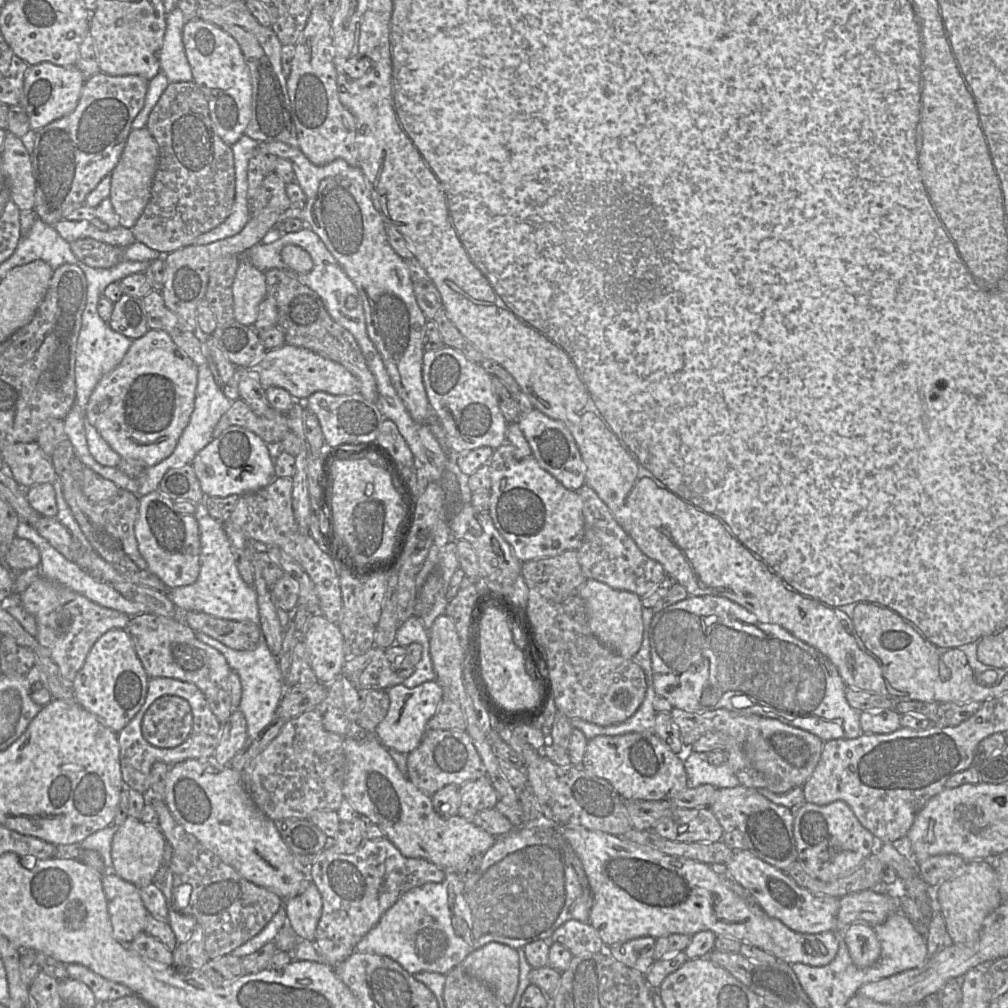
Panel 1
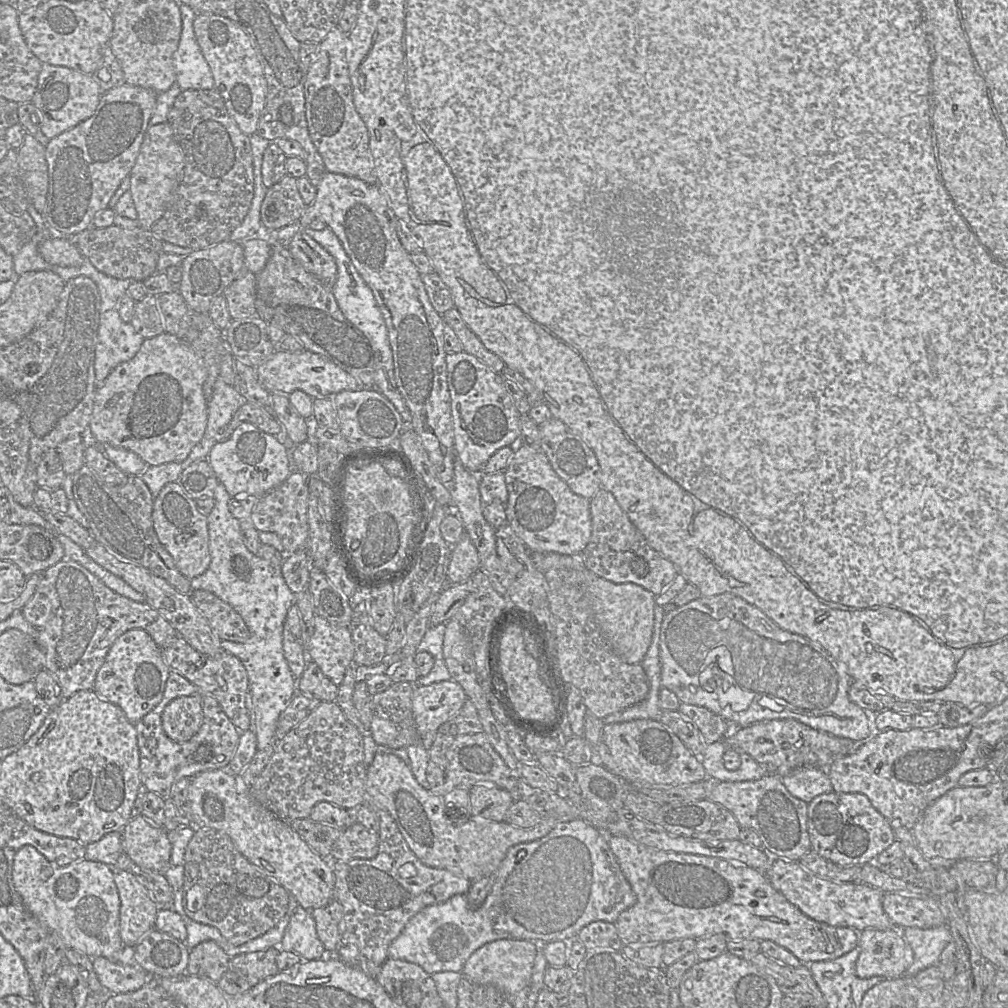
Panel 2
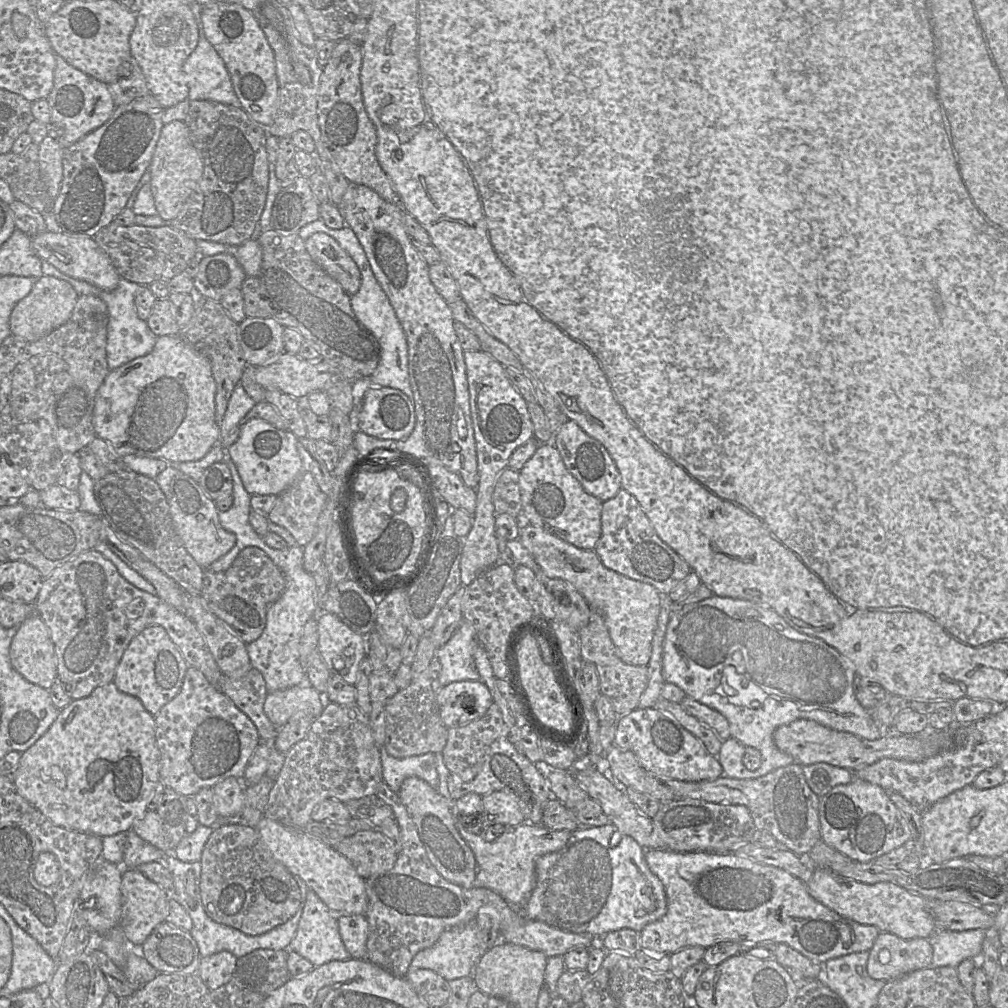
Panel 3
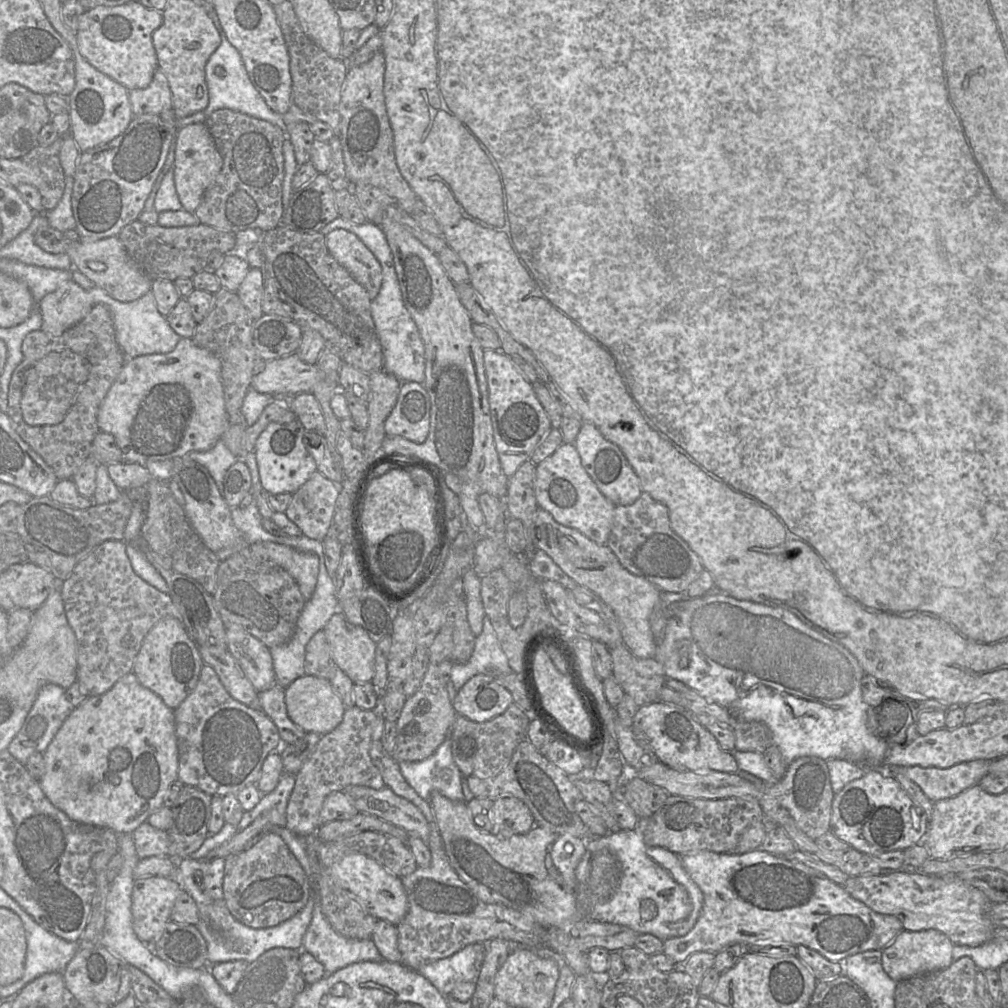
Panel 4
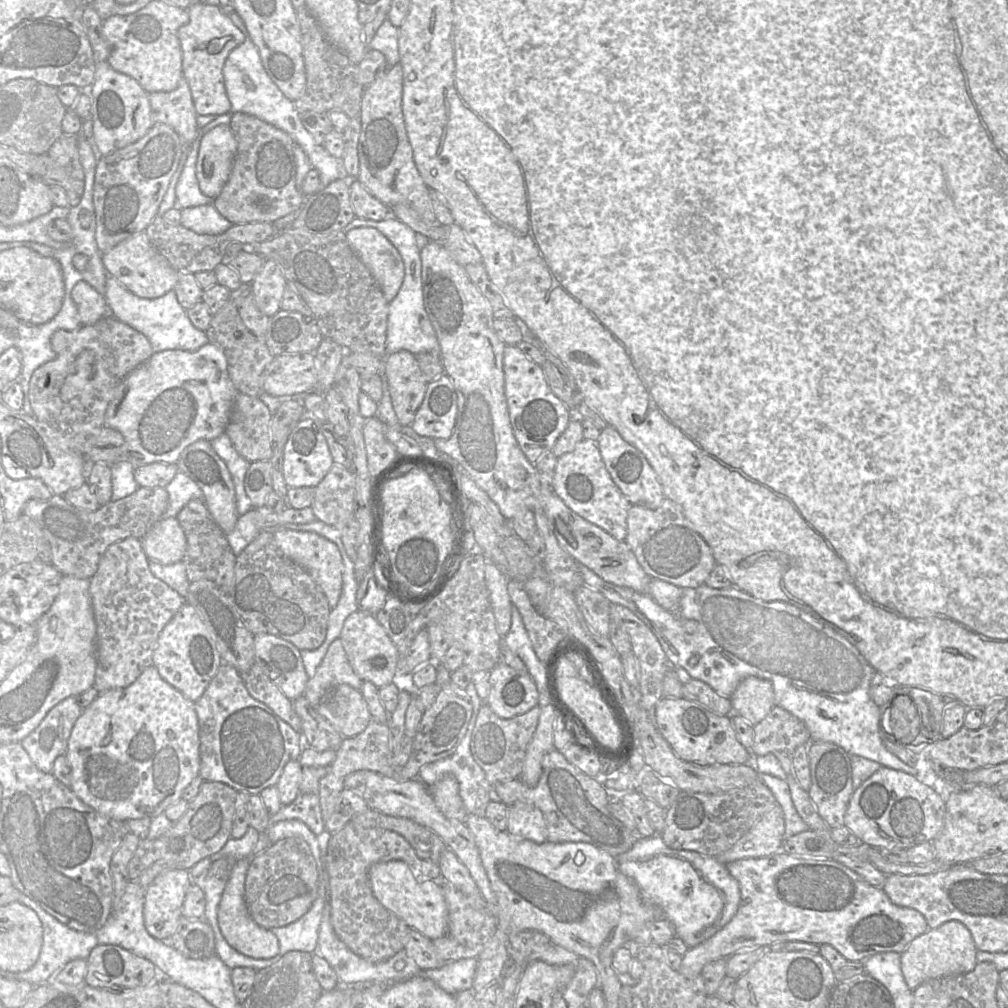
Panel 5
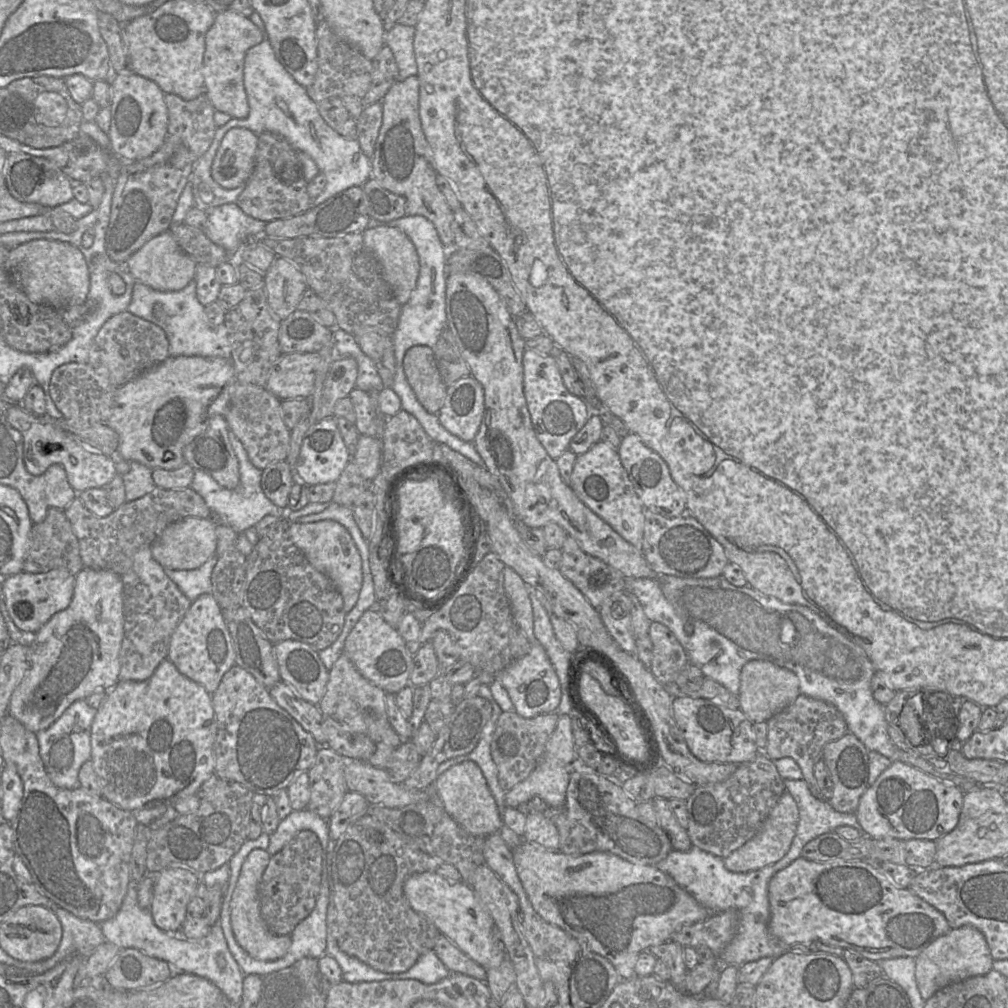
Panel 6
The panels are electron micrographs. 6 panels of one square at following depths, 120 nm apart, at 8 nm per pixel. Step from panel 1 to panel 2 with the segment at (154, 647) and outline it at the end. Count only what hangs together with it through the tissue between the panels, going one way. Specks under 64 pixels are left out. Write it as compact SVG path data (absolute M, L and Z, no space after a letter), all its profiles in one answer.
M183 638L174 643L162 645L160 648L171 672L182 675L213 696L237 729L245 731L251 728L251 714L246 707L246 694L249 690L248 674L236 656L226 651L216 656L206 656L190 646Z

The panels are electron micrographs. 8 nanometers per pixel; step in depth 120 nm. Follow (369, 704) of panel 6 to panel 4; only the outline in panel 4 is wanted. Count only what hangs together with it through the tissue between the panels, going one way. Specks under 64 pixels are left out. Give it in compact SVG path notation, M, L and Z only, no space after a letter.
M324 630L317 631L305 648L305 675L331 679L337 670Z

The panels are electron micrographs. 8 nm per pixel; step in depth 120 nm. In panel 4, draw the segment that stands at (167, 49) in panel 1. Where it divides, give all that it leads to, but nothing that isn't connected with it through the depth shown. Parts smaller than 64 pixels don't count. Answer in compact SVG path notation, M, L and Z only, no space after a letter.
M223 38L221 44L210 56L205 66L205 81L208 88L209 103L203 111L209 116L218 109L230 109L246 114L278 126L286 135L288 125L283 120L283 114L273 111L260 93L252 85L238 51Z

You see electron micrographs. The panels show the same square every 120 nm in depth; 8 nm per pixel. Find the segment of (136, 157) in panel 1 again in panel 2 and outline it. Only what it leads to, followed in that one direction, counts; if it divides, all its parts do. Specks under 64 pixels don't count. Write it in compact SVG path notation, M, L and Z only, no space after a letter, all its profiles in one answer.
M165 122L150 126L145 134L135 165L127 178L129 192L138 213L137 220L143 225L140 229L150 229L164 215L179 183L183 165L183 151L175 140L170 124Z

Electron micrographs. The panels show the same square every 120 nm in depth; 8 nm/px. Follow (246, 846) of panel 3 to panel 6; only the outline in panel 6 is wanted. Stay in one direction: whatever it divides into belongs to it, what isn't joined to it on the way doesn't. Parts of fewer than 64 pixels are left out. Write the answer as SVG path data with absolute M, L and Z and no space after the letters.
M309 830L299 832L279 852L272 855L259 885L260 911L269 930L290 935L316 905L322 881L322 845Z

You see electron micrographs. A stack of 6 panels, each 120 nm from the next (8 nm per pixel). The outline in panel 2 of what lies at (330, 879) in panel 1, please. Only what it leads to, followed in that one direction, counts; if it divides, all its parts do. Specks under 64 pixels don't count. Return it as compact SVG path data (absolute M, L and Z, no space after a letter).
M372 807L372 809L380 822L377 832L378 854L372 859L355 859L348 862L332 860L335 878L334 898L343 908L345 924L339 947L333 956L370 976L375 976L385 961L390 959L389 946L402 933L412 917L426 907L443 903L454 895L466 895L471 887L471 881L448 870L432 868L423 864L410 849L391 815L379 807Z

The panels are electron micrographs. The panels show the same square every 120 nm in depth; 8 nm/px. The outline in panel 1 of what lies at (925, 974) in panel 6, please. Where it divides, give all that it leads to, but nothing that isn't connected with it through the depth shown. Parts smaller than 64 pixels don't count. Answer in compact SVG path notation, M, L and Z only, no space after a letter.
M852 923L844 930L843 938L857 967L869 967L878 960L881 947L873 926Z

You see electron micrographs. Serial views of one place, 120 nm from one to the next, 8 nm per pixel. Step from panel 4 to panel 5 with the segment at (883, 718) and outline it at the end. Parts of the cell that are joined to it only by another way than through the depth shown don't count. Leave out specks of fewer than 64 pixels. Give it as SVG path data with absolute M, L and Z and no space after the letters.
M906 695L888 700L890 735L901 742L913 742L920 731L920 718L915 703Z

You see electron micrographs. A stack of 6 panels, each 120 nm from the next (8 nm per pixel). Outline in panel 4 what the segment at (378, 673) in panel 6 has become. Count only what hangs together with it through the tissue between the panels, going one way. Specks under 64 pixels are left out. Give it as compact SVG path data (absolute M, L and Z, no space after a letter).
M337 611L324 627L334 663L354 683L369 683L375 672L378 642Z

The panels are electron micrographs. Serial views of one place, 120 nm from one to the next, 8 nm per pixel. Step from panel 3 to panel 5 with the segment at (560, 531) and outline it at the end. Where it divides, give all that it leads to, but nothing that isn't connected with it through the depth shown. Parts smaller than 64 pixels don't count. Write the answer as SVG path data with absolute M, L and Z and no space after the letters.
M583 440L573 450L558 457L551 488L571 511L602 528L616 540L625 541L628 511L632 505L607 471L597 441Z

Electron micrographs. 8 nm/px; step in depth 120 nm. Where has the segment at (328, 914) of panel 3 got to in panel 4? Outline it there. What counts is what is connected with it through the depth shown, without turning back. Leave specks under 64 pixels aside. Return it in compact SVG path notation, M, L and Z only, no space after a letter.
M311 857L310 897L315 899L312 920L303 938L302 951L312 954L325 968L327 975L358 962L380 962L383 960L378 949L370 939L359 940L346 938L336 932L328 923L320 903L318 891L320 889L321 868L316 858Z

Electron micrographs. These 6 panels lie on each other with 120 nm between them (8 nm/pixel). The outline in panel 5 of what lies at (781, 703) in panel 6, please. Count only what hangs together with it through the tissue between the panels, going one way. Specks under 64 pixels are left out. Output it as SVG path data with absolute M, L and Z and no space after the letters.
M754 676L743 679L730 697L732 714L755 726L776 706L773 685Z

